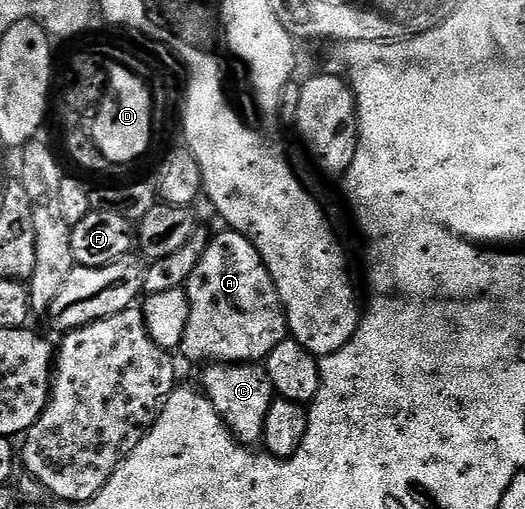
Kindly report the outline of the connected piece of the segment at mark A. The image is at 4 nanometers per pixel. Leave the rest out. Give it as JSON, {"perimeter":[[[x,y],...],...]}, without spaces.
{"perimeter":[[[227,231],[211,236],[200,263],[196,263],[196,271],[192,271],[184,288],[188,295],[188,327],[180,353],[195,361],[198,367],[262,363],[276,343],[287,340],[286,313],[282,310],[278,288],[256,247],[242,233]]]}

